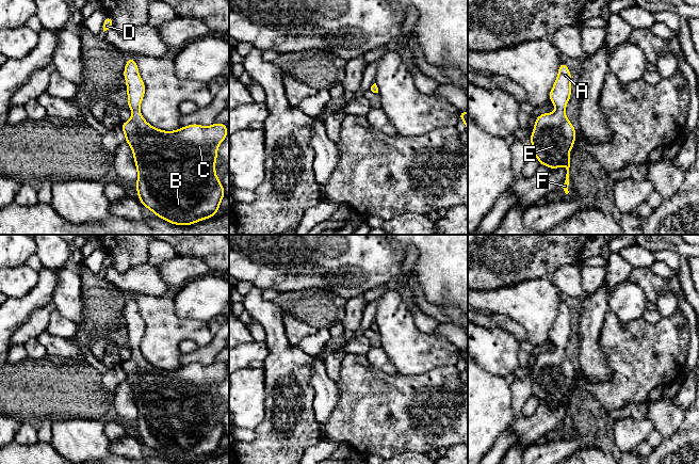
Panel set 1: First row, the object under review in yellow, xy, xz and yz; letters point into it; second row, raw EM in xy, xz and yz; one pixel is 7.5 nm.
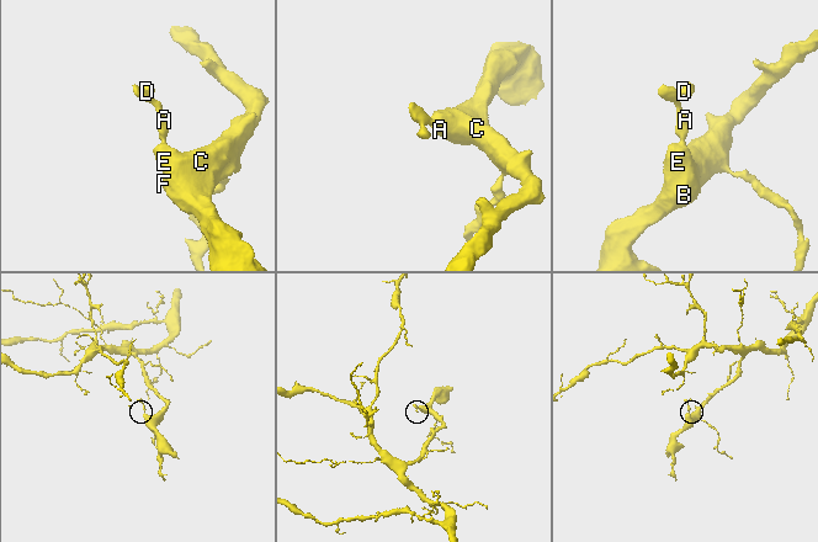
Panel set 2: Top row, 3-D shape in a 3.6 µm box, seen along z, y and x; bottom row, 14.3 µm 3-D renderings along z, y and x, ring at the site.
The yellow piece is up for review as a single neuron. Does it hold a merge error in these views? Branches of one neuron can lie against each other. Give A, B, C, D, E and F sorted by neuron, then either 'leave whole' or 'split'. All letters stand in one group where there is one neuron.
A B C D E F | leave whole

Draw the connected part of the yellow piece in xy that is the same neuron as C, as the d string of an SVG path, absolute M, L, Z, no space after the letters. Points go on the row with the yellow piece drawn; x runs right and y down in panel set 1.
M133 57L126 63L124 77L132 115L128 122L121 123L121 129L133 153L137 170L135 188L140 202L155 215L176 225L191 225L215 217L225 196L223 185L215 175L215 160L218 145L227 137L227 124L214 123L209 127L192 124L176 131L157 129L140 112L145 84Z

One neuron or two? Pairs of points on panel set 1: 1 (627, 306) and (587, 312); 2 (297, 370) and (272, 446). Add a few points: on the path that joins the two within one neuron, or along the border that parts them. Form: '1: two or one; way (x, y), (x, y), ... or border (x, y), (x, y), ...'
1: two; border (607, 293), (607, 307), (610, 309)
2: one; way (305, 392), (306, 410), (297, 419), (291, 435)

